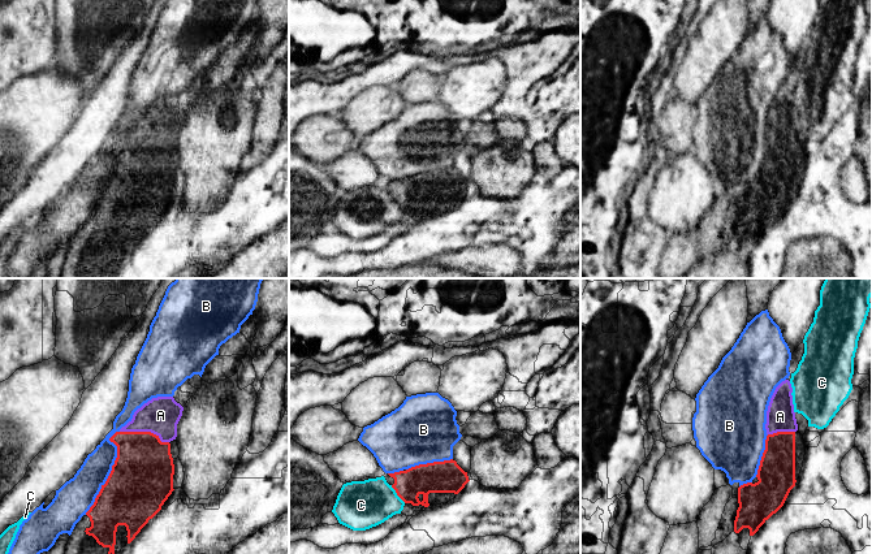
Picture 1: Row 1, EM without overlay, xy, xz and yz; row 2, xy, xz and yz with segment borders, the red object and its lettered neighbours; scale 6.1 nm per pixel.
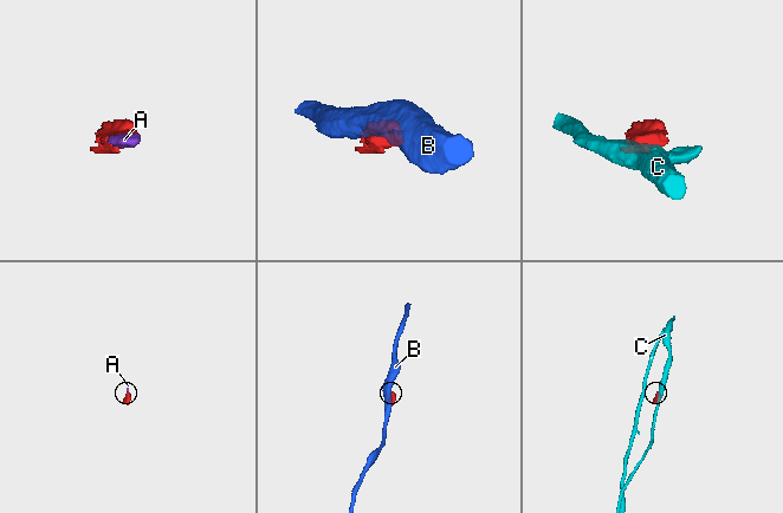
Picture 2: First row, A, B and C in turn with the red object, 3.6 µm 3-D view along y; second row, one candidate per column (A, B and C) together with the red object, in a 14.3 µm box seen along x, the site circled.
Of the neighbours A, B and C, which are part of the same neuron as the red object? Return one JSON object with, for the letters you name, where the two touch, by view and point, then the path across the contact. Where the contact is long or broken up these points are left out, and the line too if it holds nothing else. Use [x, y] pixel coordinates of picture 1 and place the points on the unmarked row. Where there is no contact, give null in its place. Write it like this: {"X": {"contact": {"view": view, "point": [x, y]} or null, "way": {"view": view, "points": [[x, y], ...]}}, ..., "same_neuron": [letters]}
{"A": {"contact": {"view": "xy", "point": [145, 141]}}, "same_neuron": ["A"]}

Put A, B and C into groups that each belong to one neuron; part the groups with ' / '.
A / B / C

